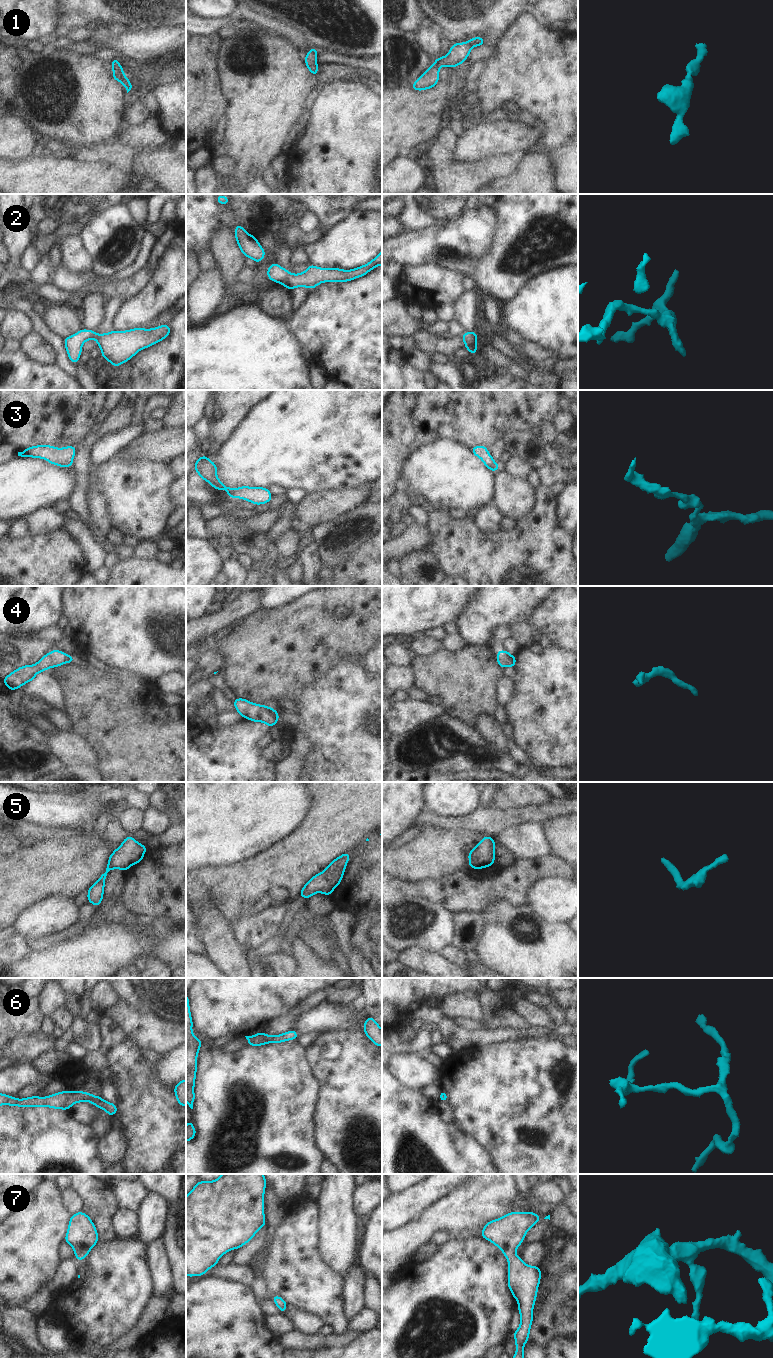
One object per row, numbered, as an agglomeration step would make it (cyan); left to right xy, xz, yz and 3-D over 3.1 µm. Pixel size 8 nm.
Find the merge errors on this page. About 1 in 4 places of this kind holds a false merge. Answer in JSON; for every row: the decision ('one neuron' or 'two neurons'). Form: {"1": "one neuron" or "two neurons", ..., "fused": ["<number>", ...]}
{"1": "one neuron", "2": "one neuron", "3": "one neuron", "4": "one neuron", "5": "one neuron", "6": "one neuron", "7": "one neuron", "fused": []}

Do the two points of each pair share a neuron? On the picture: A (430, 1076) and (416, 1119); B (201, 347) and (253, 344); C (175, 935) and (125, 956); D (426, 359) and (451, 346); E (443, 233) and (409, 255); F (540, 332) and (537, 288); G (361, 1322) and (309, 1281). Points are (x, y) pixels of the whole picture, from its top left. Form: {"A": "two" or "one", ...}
{"A": "two", "B": "one", "C": "two", "D": "two", "E": "one", "F": "one", "G": "two"}

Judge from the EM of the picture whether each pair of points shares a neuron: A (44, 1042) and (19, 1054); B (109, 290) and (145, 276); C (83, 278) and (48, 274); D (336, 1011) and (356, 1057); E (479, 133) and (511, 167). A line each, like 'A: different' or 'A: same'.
A: same
B: same
C: same
D: different
E: different

